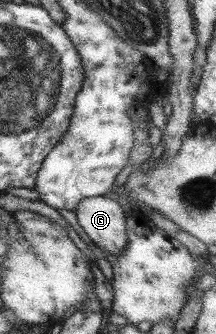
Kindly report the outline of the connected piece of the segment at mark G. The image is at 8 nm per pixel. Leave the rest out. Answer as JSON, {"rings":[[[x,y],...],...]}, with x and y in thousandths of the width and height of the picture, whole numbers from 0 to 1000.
{"rings":[[[481,587],[380,596],[324,656],[403,719],[486,757],[560,757],[588,731],[565,620]]]}

